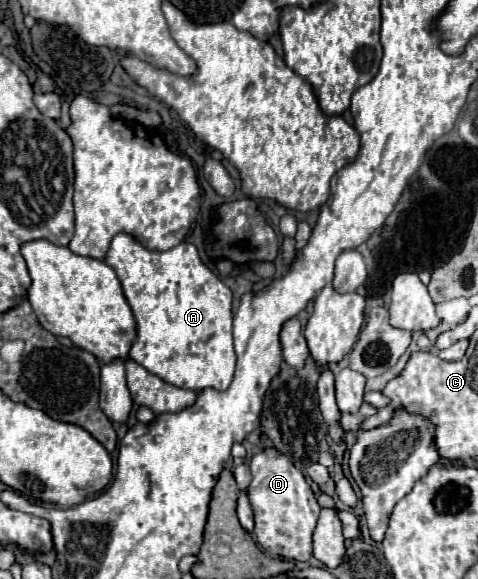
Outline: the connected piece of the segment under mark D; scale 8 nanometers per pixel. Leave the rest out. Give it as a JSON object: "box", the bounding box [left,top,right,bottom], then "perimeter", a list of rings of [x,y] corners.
{"box":[246,448,320,562],"perimeter":[[[274,448],[254,454],[250,460],[250,472],[252,482],[246,492],[254,510],[254,534],[258,544],[274,556],[306,562],[312,556],[312,532],[318,522],[320,506],[304,474],[290,462],[288,456],[278,454]]]}

